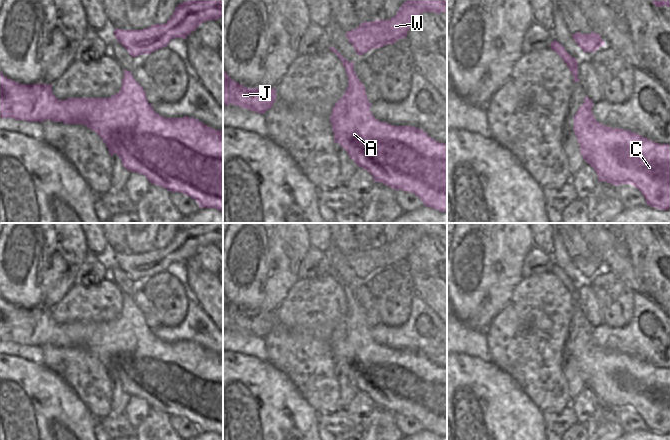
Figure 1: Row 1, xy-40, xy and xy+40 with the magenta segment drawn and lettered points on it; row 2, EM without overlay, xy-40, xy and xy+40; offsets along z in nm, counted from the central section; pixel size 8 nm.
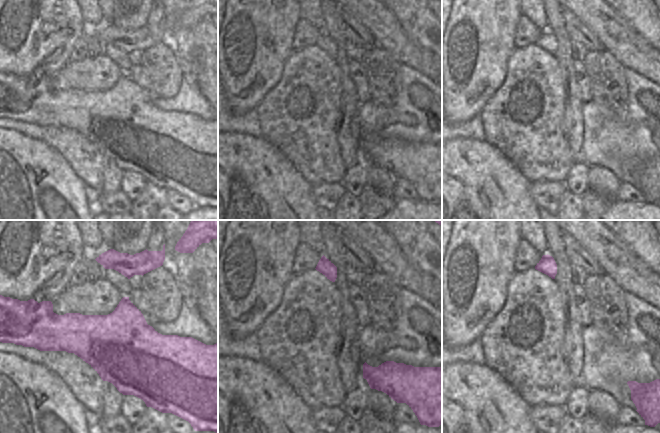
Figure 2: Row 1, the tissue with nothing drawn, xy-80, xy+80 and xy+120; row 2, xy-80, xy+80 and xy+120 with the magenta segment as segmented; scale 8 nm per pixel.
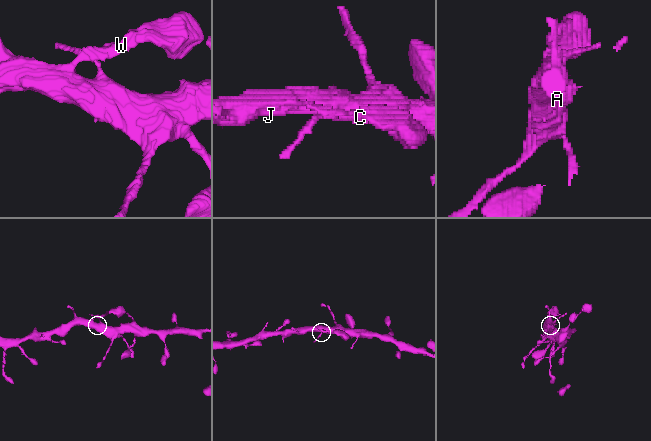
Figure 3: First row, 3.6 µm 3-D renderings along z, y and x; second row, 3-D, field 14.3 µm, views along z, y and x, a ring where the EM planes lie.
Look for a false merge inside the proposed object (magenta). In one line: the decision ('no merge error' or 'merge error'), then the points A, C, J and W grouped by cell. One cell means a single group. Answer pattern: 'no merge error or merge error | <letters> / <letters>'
no merge error | A C J W

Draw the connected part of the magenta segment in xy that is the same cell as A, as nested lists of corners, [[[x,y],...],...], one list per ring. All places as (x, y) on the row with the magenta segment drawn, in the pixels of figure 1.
[[[333,46],[330,50],[342,61],[348,77],[348,87],[334,105],[330,115],[334,142],[337,142],[359,167],[367,170],[374,182],[381,182],[394,190],[411,192],[424,203],[424,206],[447,212],[447,143],[437,142],[426,132],[413,126],[393,126],[377,120],[370,111],[372,104],[368,101],[366,89],[354,71],[354,62],[346,60]]]

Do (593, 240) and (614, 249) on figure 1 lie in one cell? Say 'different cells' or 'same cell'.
same cell

